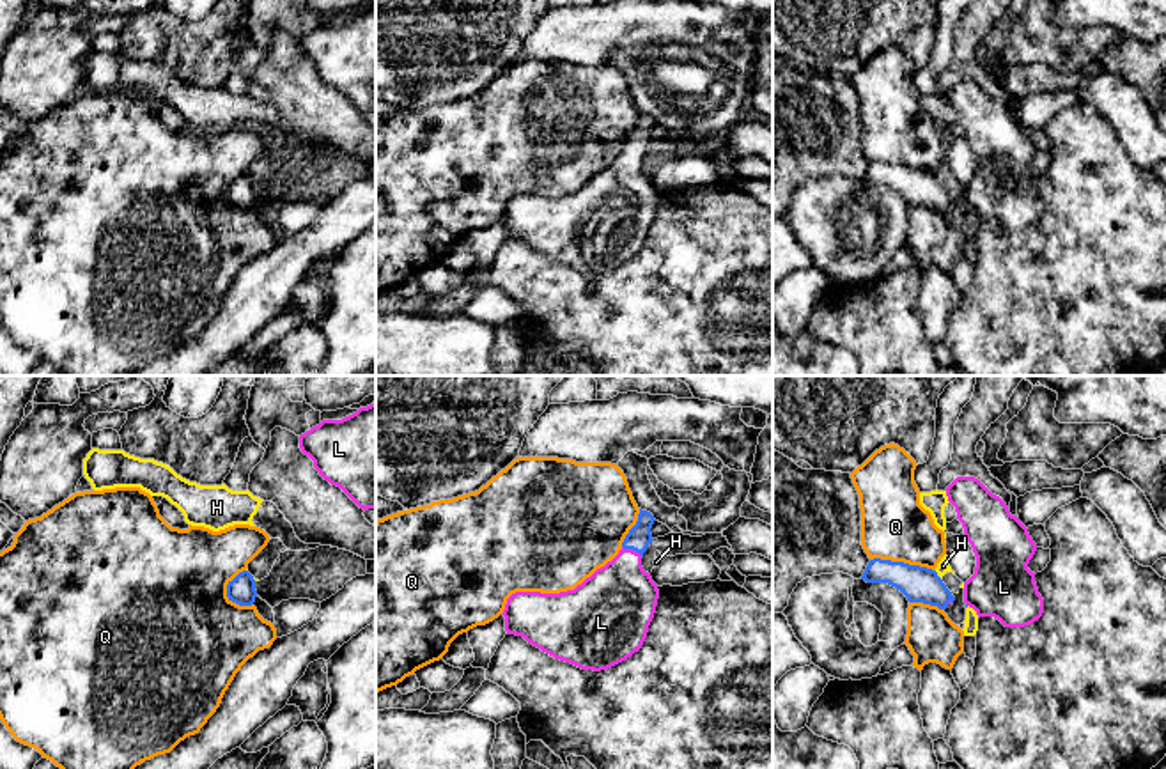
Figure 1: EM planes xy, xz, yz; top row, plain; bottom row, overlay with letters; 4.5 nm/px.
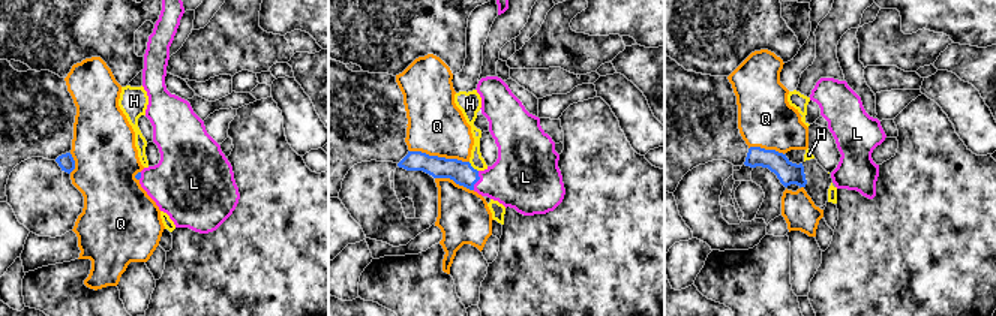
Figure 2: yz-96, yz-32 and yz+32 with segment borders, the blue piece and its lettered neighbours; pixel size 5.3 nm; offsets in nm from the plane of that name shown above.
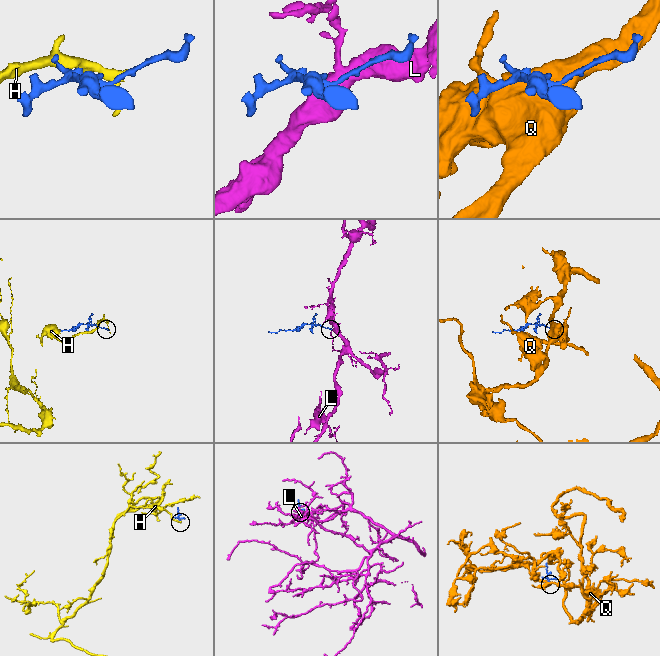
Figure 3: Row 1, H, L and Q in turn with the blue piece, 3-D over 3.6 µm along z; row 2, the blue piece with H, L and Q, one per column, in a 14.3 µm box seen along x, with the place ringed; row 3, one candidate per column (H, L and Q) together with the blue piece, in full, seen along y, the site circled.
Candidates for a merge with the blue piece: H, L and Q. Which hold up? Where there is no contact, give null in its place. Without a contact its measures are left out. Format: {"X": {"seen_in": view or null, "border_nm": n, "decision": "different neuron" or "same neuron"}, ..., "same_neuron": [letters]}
{"H": {"seen_in": "yz", "border_nm": 50, "decision": "different neuron"}, "L": {"seen_in": "xz", "border_nm": 110, "decision": "same neuron"}, "Q": {"seen_in": "yz", "border_nm": 300, "decision": "different neuron"}, "same_neuron": ["L"]}

